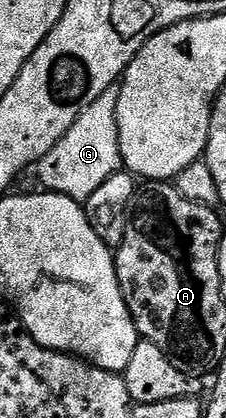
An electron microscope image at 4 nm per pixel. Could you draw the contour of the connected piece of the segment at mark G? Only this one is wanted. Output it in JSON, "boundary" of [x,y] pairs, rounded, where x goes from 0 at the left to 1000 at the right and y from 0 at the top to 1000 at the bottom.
{"boundary":[[[531,203],[478,208],[442,232],[283,316],[283,325],[159,390],[164,433],[204,459],[310,471],[372,488],[460,440],[460,431],[544,404],[531,316],[513,287],[513,249],[531,249]]]}

